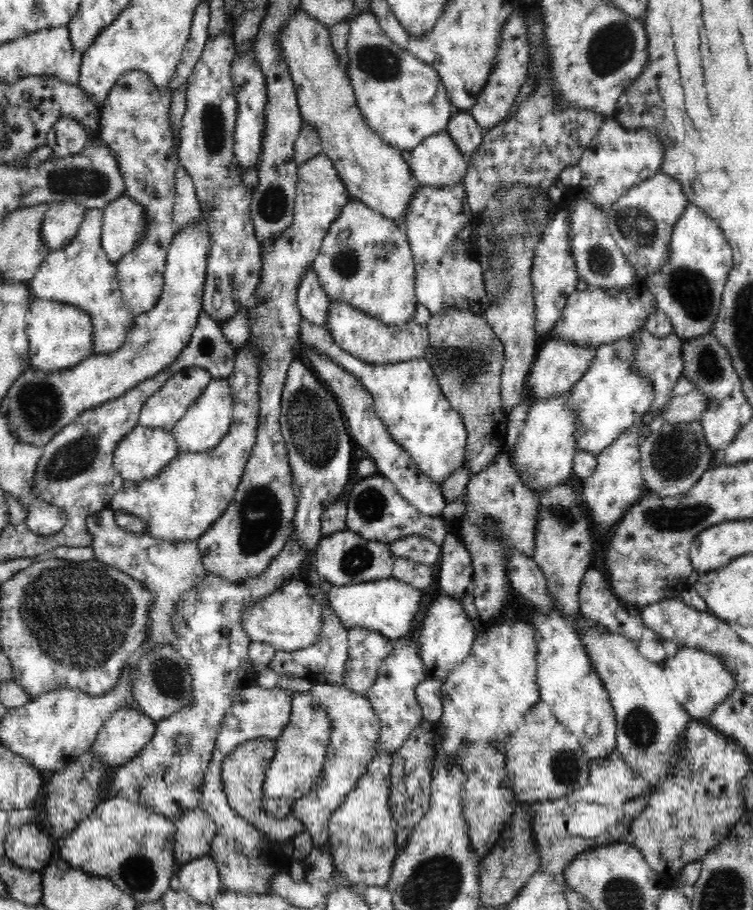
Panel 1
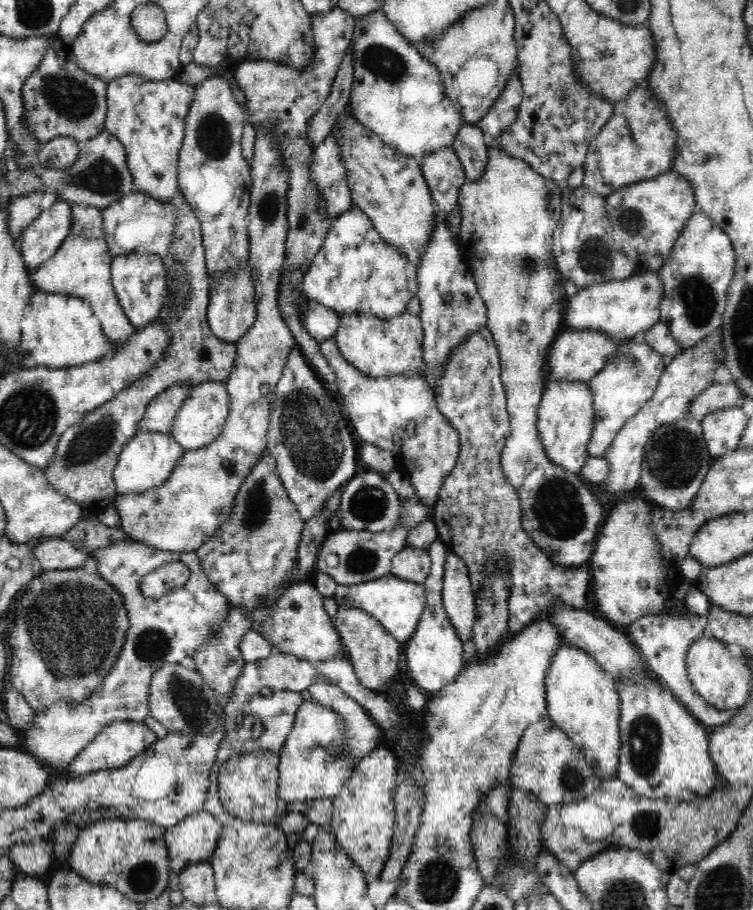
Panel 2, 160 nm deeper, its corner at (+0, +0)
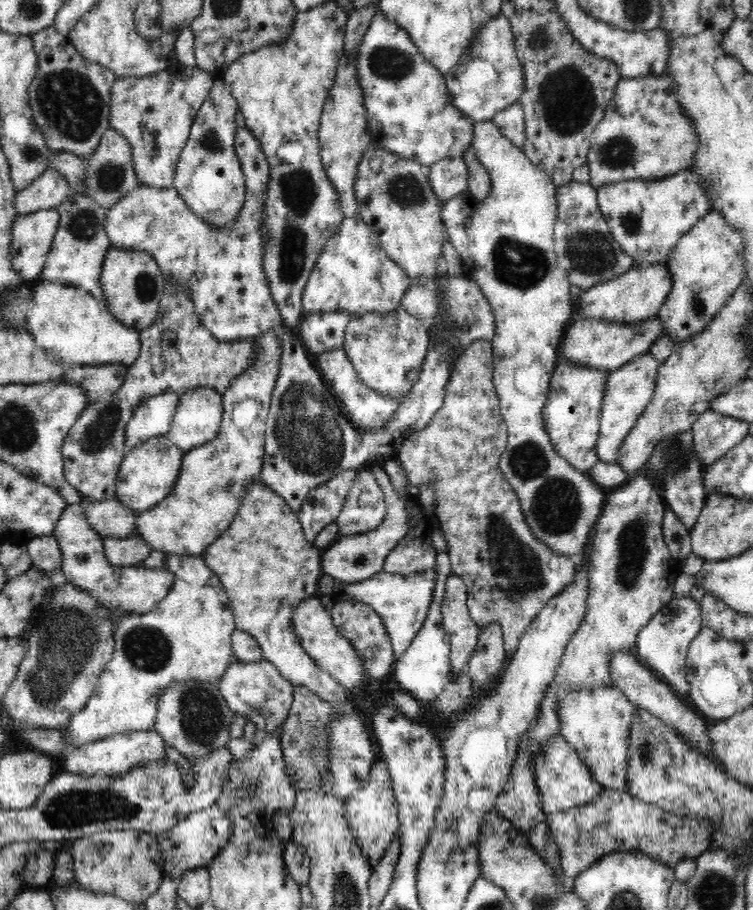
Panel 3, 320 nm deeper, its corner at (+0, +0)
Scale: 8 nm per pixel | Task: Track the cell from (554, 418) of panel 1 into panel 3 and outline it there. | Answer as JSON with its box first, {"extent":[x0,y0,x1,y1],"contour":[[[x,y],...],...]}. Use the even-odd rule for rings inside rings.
{"extent":[543,358,608,472],"contour":[[[567,358],[558,361],[552,374],[548,398],[543,408],[544,424],[556,452],[581,471],[590,472],[601,461],[596,445],[608,376],[608,370],[584,366]]]}

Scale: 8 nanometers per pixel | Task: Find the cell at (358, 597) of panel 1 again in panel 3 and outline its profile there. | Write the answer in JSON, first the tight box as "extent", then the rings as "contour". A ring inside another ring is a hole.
{"extent":[343,566,437,662],"contour":[[[432,566],[422,572],[412,572],[402,576],[380,570],[371,578],[348,583],[343,592],[352,601],[368,604],[384,621],[394,652],[394,662],[398,662],[408,650],[414,637],[426,622],[428,612],[435,594],[437,568]]]}

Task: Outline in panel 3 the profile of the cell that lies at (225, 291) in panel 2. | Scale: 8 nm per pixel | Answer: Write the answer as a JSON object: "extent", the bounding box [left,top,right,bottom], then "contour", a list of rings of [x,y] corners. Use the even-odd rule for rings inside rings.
{"extent":[105,127,286,341],"contour":[[[247,127],[237,128],[234,151],[245,177],[246,194],[244,194],[244,204],[236,214],[236,218],[226,222],[224,226],[220,228],[212,226],[194,214],[176,187],[156,188],[144,183],[139,183],[136,188],[127,192],[112,205],[112,208],[108,209],[105,222],[112,247],[140,250],[153,256],[165,284],[173,286],[176,293],[186,293],[192,299],[201,323],[216,338],[226,341],[259,337],[268,331],[278,333],[286,327],[280,309],[271,295],[269,282],[263,269],[265,198],[271,178],[268,157],[260,141],[248,131]]]}

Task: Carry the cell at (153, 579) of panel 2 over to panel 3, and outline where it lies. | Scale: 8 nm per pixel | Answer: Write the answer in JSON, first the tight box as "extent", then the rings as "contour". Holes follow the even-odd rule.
{"extent":[52,504,175,636],"contour":[[[66,504],[52,530],[52,536],[60,545],[61,571],[66,577],[66,583],[81,592],[86,592],[101,608],[109,611],[114,636],[124,616],[140,616],[157,609],[174,583],[175,576],[168,570],[149,569],[143,563],[128,566],[112,565],[104,555],[104,539],[90,527],[80,504]]]}

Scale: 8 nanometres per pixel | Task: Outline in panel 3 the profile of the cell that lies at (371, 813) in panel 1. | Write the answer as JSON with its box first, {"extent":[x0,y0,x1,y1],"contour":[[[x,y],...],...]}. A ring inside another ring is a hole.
{"extent":[346,759,400,867],"contour":[[[377,759],[374,762],[365,785],[349,796],[346,801],[349,825],[353,829],[362,854],[369,860],[371,866],[375,867],[388,852],[400,826],[398,805],[392,791],[392,779],[383,760]]]}

